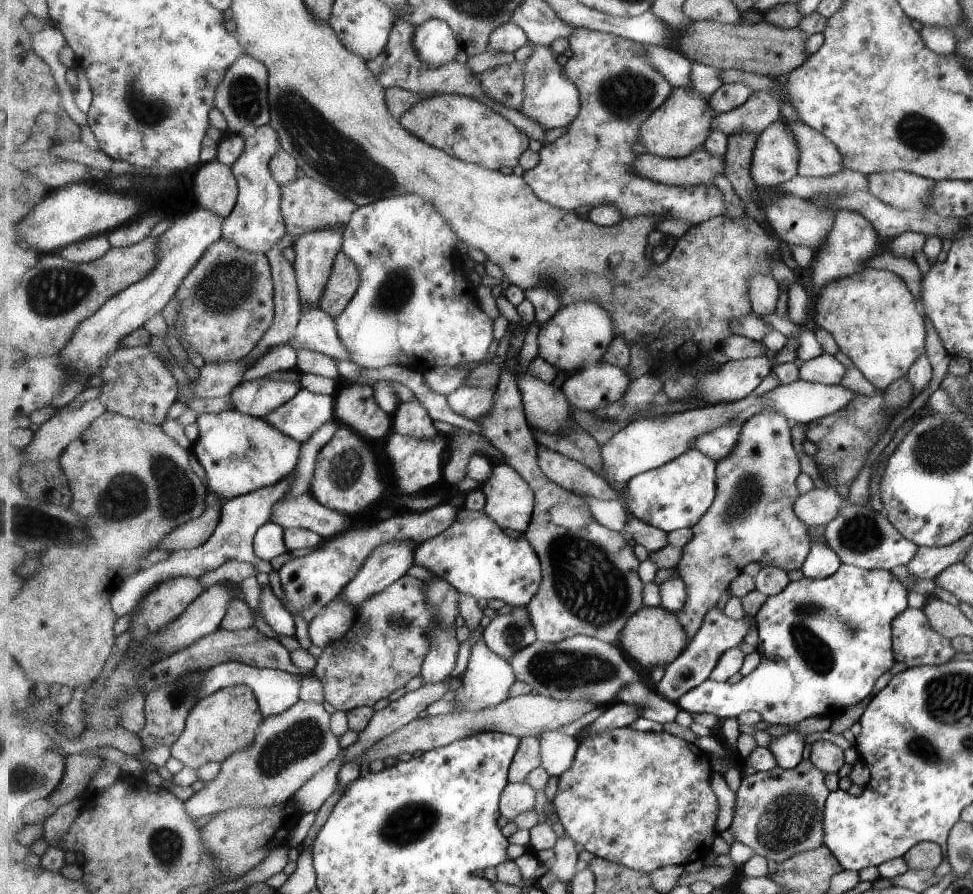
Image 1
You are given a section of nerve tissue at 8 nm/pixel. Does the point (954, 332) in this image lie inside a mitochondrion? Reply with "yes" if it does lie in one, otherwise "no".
no

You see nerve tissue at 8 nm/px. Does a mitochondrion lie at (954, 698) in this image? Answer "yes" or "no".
yes

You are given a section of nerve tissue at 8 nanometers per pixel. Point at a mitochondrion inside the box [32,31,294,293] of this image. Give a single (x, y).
(148, 109)

